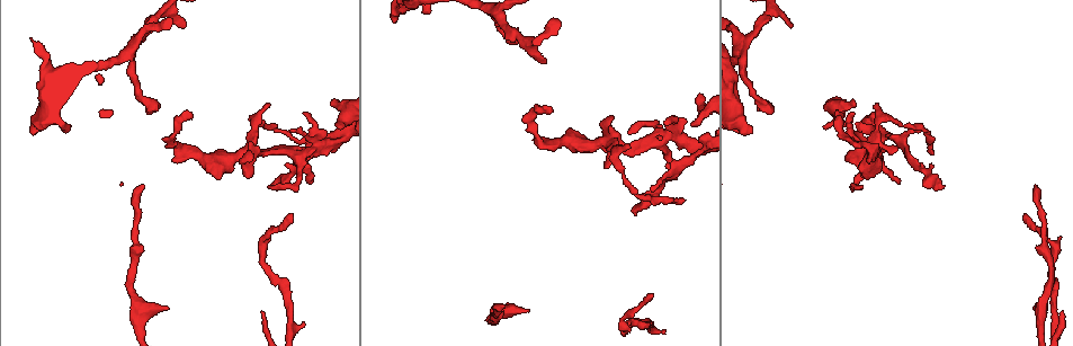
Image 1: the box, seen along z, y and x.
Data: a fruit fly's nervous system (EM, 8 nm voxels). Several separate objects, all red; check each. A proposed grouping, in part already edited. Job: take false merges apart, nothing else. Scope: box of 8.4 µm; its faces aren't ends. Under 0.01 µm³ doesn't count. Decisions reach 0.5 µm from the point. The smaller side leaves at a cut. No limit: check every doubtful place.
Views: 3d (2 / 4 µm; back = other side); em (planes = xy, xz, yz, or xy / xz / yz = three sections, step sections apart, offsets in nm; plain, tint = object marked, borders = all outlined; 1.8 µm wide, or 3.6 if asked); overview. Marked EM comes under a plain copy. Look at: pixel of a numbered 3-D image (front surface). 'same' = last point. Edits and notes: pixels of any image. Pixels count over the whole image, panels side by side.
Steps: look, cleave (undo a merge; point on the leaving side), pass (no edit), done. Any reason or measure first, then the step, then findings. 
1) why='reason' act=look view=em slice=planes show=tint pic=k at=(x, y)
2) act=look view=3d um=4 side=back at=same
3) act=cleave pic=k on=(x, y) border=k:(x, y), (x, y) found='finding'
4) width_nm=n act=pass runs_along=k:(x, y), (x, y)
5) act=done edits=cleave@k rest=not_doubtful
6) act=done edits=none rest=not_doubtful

why='looks like a crossing' act=look view=3d um=4 pic=1 at=(883, 141)

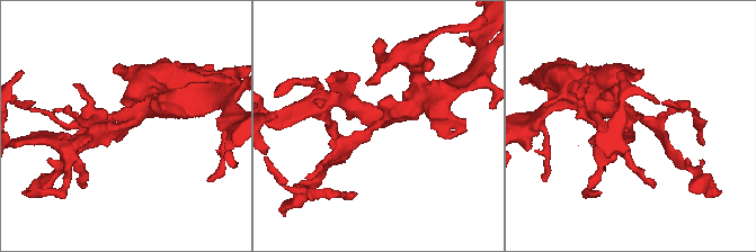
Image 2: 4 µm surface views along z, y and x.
act=look view=em slice=yz step=4 show=tint pic=2 at=(625, 129)

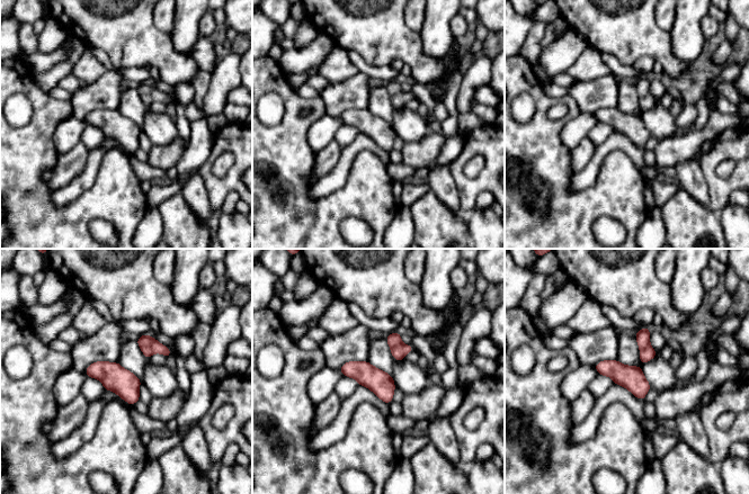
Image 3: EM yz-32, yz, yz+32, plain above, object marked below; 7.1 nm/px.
why='cut it another way' act=look view=em slice=planes show=tint at=same

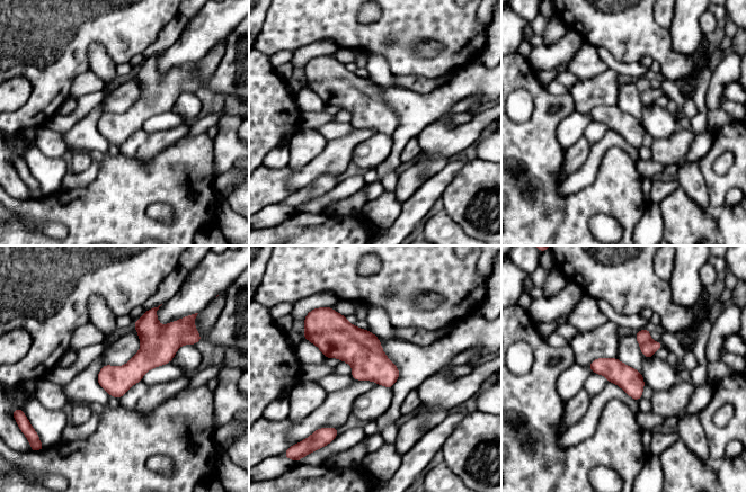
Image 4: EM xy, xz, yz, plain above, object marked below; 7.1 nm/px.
width_nm=170 act=pass found='all the same neuron'

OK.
why='abrupt turn' act=look view=3d um=2 pic=1 at=(530, 117)

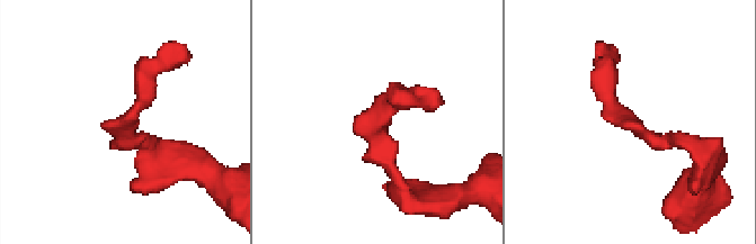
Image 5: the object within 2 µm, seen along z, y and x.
act=look view=em um=3.6 slice=xz step=8 show=tint pic=5 at=(129, 116)

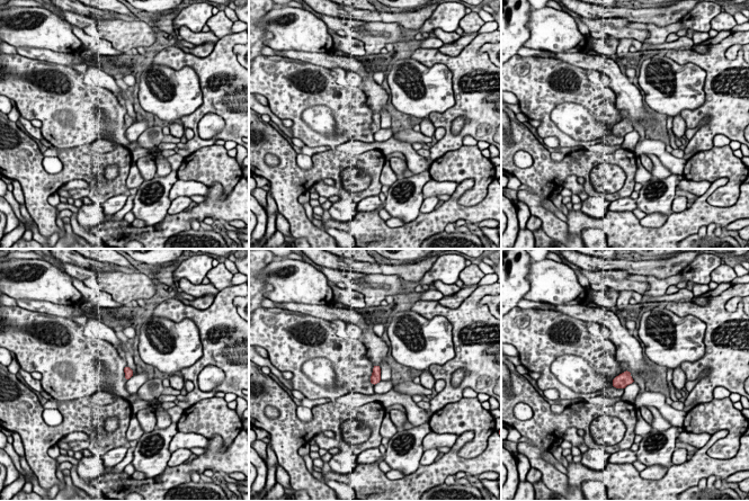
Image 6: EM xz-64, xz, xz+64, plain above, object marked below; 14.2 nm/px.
act=pass found='one neuron here'

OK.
why='arms part here' act=look view=3d um=4 pic=1 at=(297, 159)

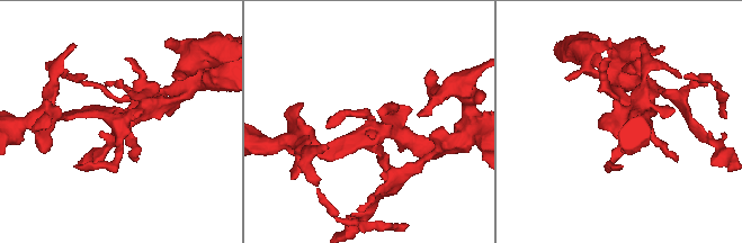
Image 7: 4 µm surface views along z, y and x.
why='need the tissue' act=look view=em slice=planes show=tint pic=7 at=(112, 127)

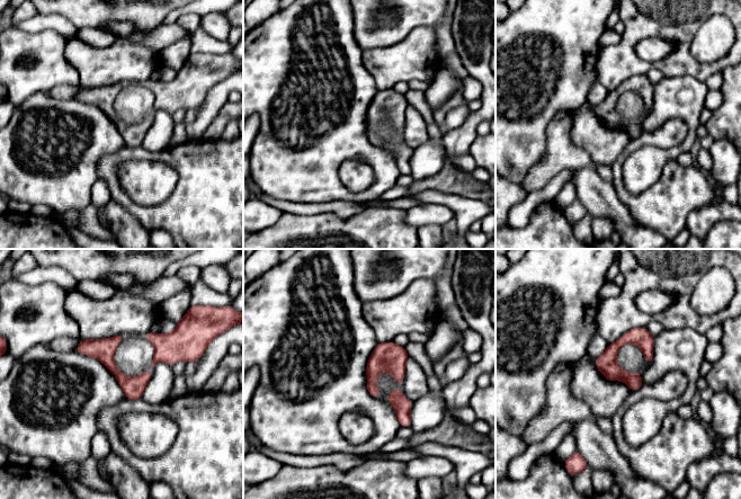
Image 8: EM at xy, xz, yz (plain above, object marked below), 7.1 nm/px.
act=pass runs_along=8:(80, 347), (125, 381), (180, 352) found='all the same neuron'

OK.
why='thin arm on a thick one' act=look view=em slice=planes show=tint pic=1 at=(606, 144)

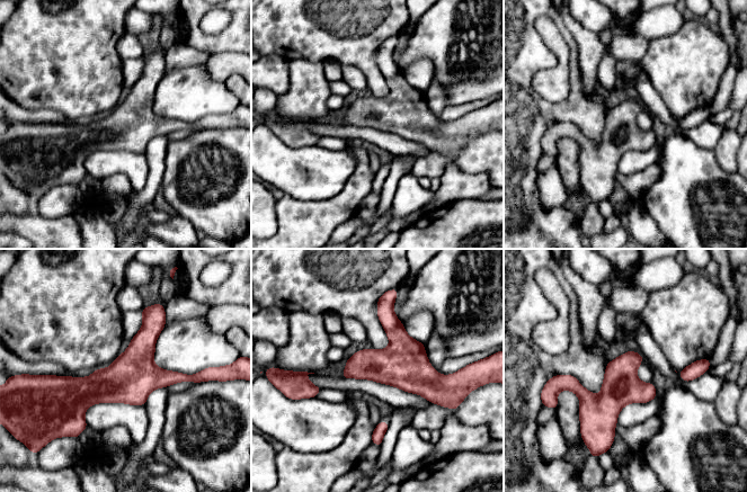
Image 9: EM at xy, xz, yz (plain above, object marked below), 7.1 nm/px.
act=pass runs_along=9:(193, 377), (58, 381) found='continuous, no second neuron'

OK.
act=done edits=none rest=not_doubtful

